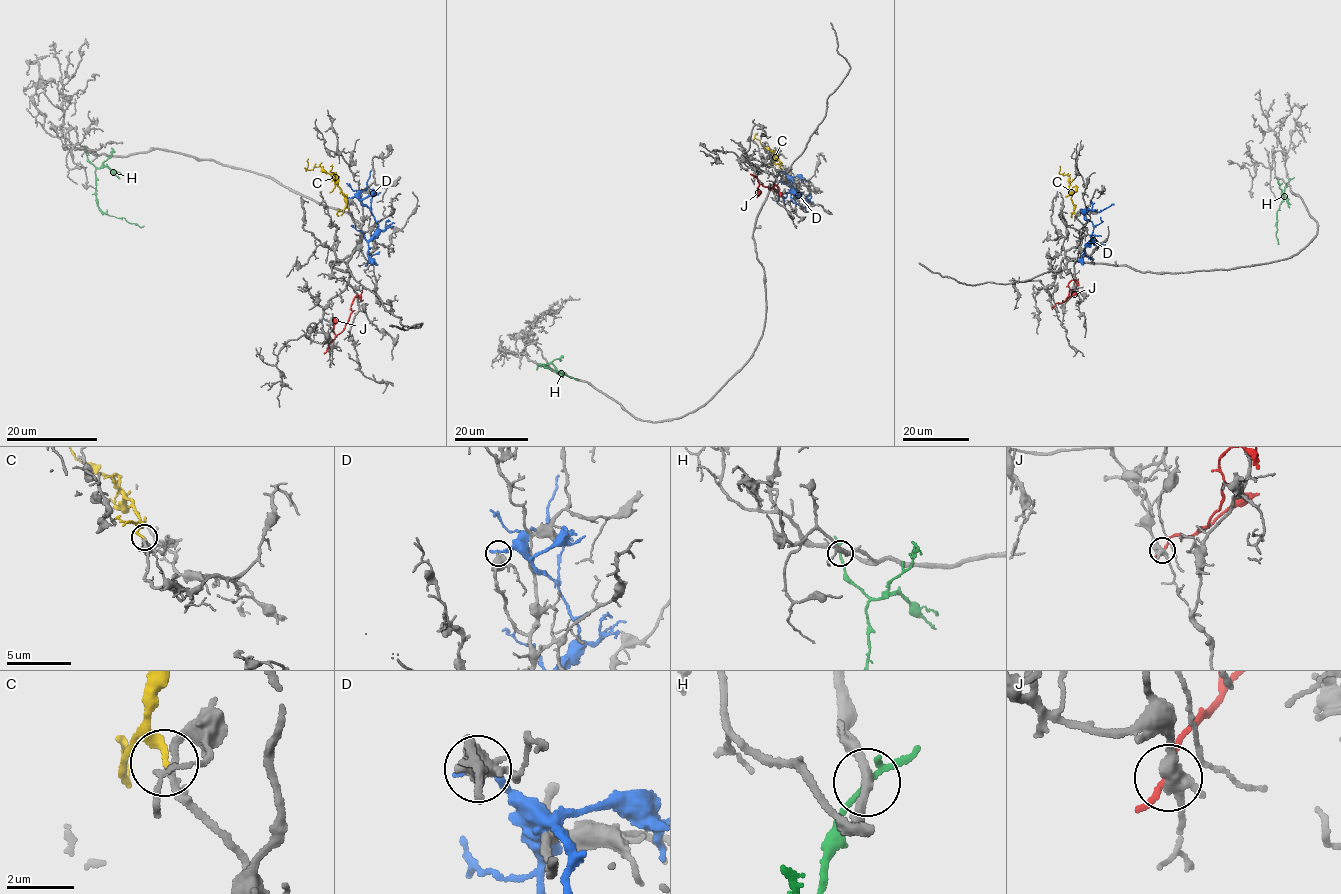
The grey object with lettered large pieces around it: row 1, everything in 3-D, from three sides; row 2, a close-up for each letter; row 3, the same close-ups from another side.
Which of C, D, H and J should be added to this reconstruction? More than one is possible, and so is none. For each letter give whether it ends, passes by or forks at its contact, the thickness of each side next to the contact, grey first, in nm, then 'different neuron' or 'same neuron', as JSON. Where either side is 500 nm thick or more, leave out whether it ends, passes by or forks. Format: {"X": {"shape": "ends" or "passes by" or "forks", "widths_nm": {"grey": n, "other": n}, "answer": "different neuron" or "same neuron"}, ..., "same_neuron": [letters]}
{"C": {"shape": "ends", "widths_nm": {"grey": 200, "other": 240}, "answer": "same neuron"}, "D": {"shape": "ends", "widths_nm": {"grey": 480, "other": 240}, "answer": "different neuron"}, "H": {"shape": "passes by", "widths_nm": {"grey": 280, "other": 170}, "answer": "different neuron"}, "J": {"shape": "passes by", "widths_nm": {"grey": 460, "other": 170}, "answer": "different neuron"}, "same_neuron": ["C"]}

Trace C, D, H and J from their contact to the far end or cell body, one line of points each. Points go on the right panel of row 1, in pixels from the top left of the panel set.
C: (1075, 215), (1068, 187), (1069, 178), (1060, 173), (1060, 165)
D: (1080, 209), (1093, 226), (1086, 246), (1095, 239), (1095, 235), (1101, 236)
H: (1288, 180), (1276, 212), (1278, 244)
J: (1054, 306), (1068, 295), (1068, 283), (1078, 279)

